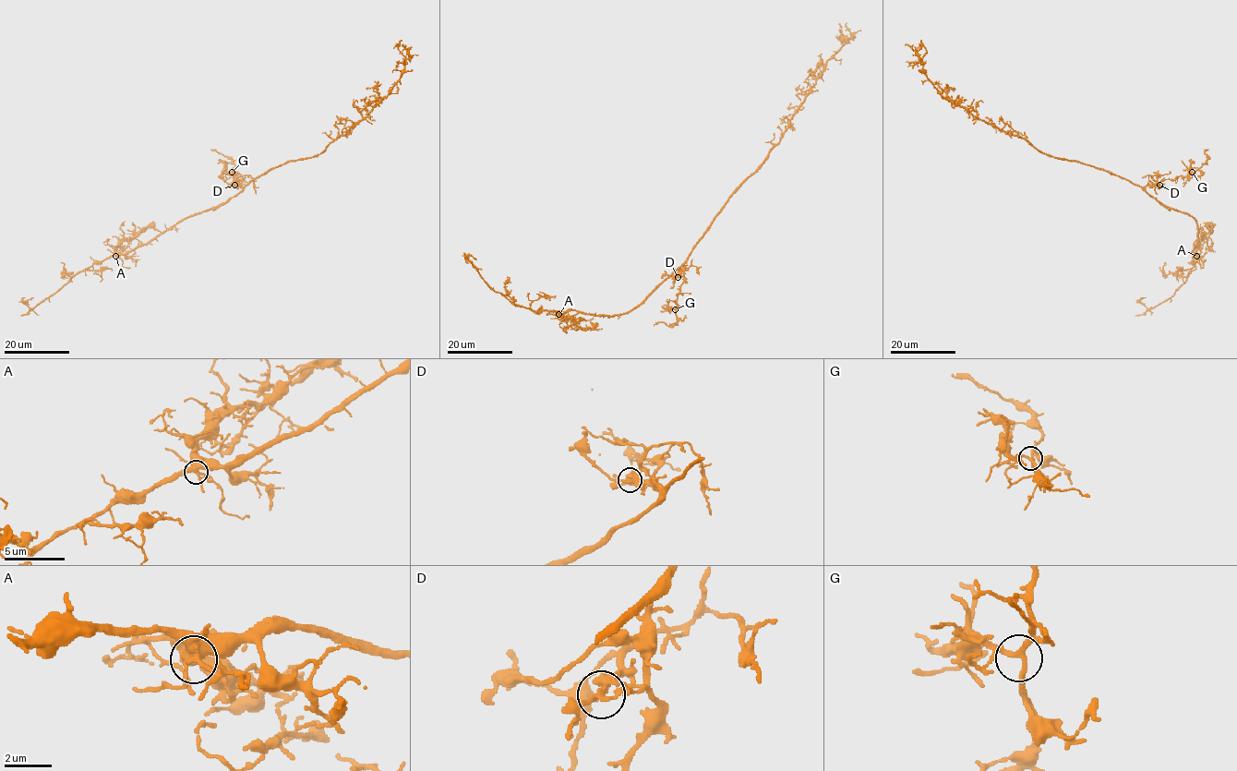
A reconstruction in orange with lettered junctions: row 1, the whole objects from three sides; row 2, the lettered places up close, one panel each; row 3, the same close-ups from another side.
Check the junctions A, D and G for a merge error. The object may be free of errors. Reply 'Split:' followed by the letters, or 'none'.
Split: D

